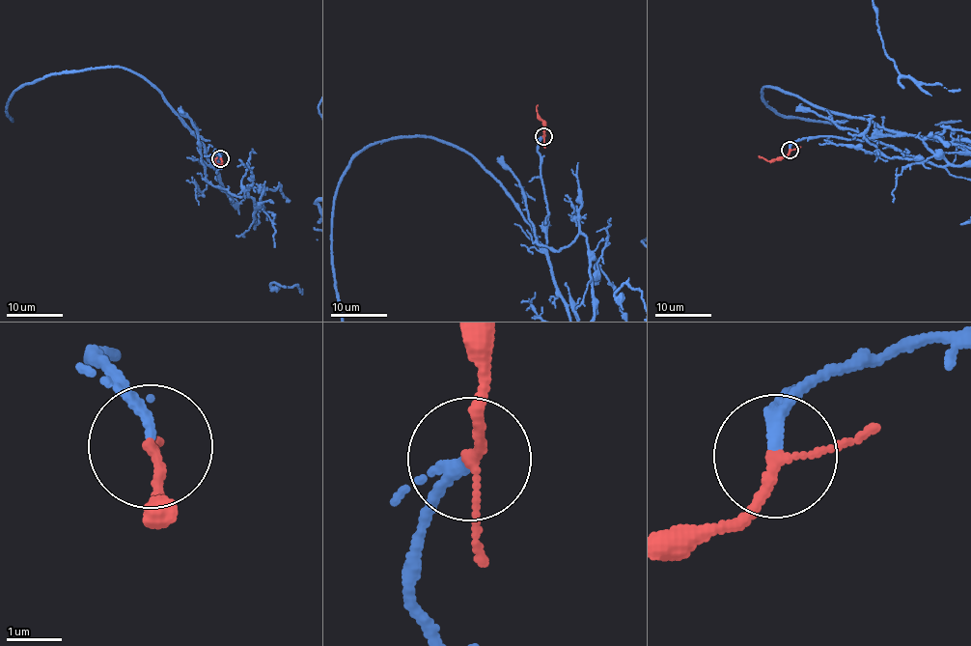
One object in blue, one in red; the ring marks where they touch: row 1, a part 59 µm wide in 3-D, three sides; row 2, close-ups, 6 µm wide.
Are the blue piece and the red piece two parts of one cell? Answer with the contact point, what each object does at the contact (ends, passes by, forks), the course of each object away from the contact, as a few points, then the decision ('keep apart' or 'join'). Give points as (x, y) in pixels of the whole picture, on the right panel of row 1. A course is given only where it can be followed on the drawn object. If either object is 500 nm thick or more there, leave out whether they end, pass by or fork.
(790, 150) | blue ends | red passes by | red via (790, 149), (783, 157), (770, 161), (759, 155) | join

